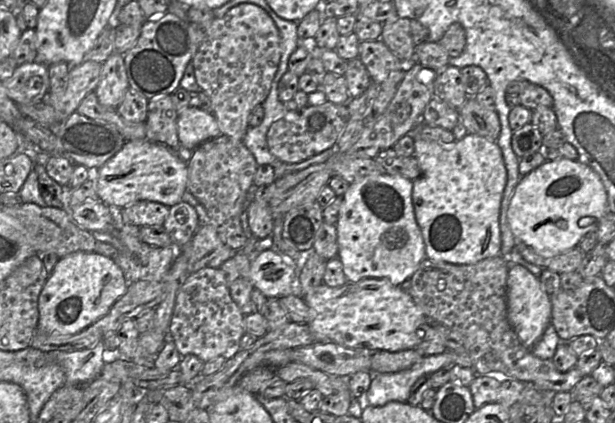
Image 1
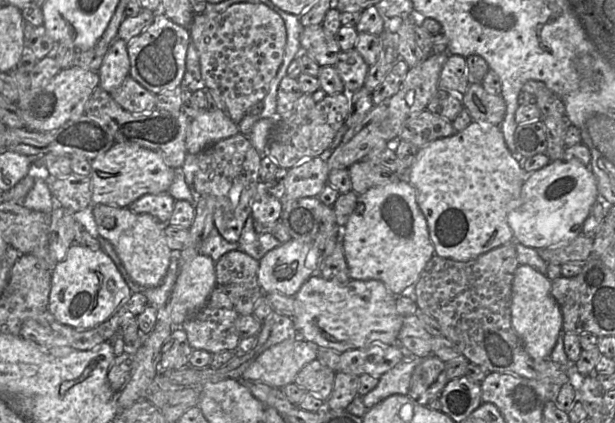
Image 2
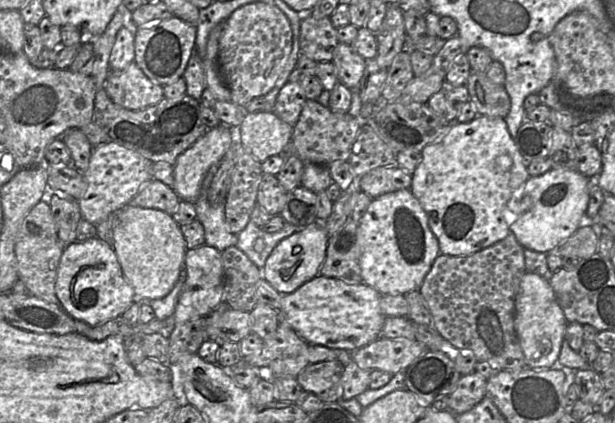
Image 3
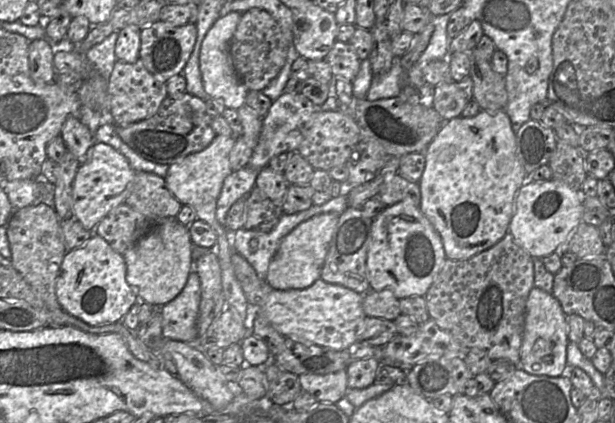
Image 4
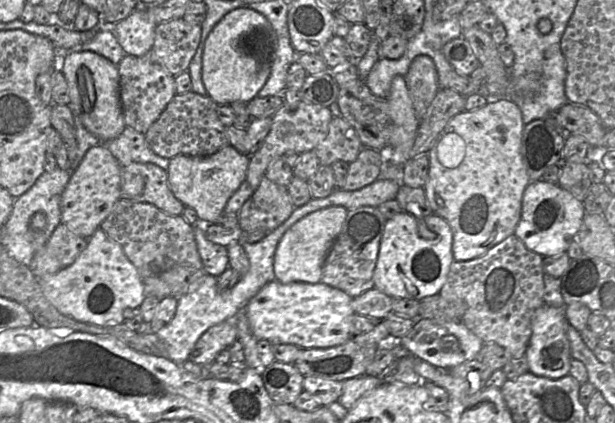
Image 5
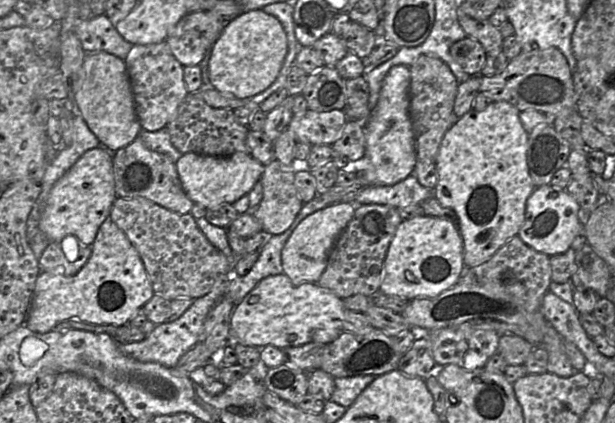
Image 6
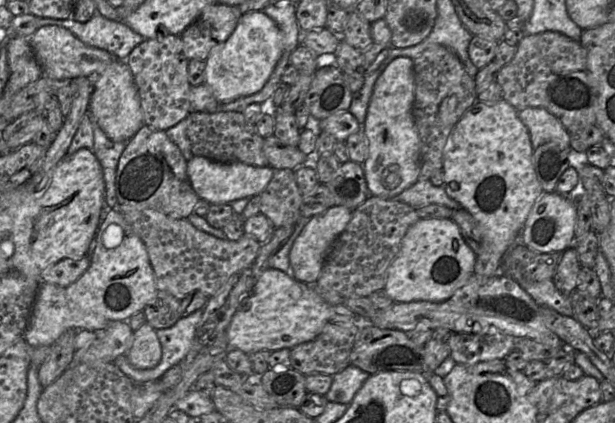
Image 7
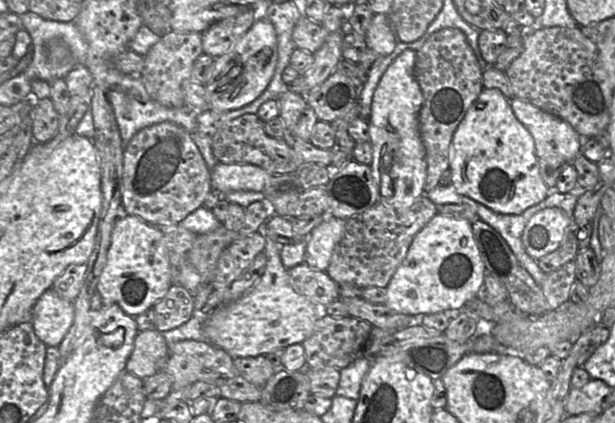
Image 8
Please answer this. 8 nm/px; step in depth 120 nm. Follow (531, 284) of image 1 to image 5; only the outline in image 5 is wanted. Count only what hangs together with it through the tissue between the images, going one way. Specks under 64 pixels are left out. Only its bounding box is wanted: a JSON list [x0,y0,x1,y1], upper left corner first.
[525,304,570,379]

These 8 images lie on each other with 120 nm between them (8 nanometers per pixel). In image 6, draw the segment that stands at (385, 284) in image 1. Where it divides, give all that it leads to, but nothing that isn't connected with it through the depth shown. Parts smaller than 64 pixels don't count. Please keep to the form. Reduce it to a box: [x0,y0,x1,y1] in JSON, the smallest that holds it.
[231,273,344,349]

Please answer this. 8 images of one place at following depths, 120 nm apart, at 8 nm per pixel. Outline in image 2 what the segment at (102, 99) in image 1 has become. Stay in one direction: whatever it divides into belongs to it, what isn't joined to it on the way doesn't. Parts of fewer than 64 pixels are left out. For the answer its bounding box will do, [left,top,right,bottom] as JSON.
[99,38,130,93]

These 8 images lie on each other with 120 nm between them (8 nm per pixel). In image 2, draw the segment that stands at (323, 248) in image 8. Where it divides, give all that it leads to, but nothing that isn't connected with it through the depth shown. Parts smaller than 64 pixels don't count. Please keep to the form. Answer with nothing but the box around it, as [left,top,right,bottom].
[258,239,316,296]

